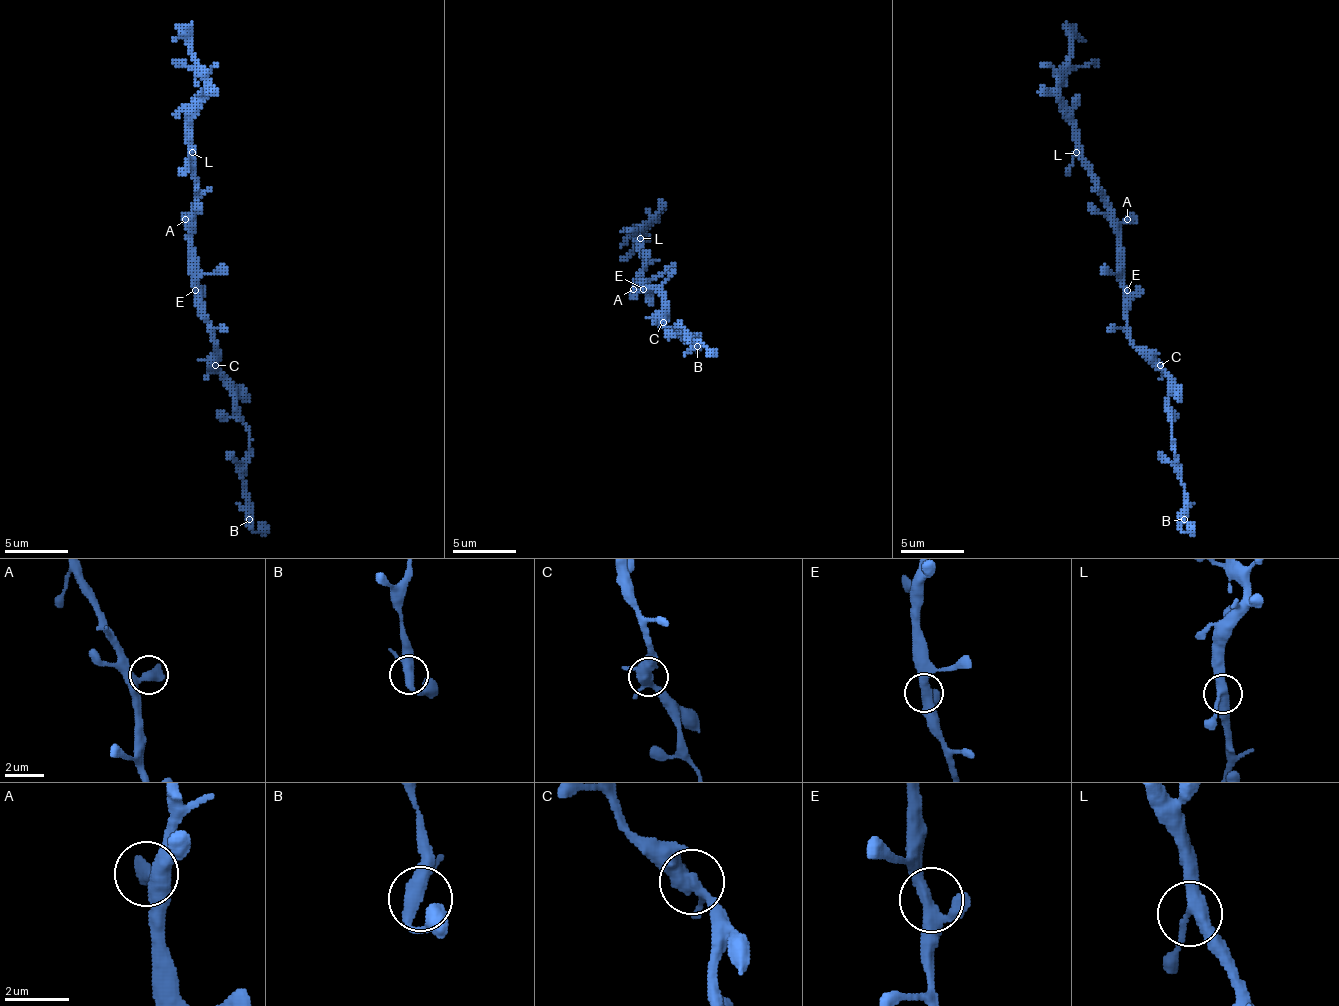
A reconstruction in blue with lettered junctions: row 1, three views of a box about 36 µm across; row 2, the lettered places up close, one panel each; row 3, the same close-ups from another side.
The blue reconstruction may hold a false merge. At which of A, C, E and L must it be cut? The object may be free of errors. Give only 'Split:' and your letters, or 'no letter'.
Split: no letter

